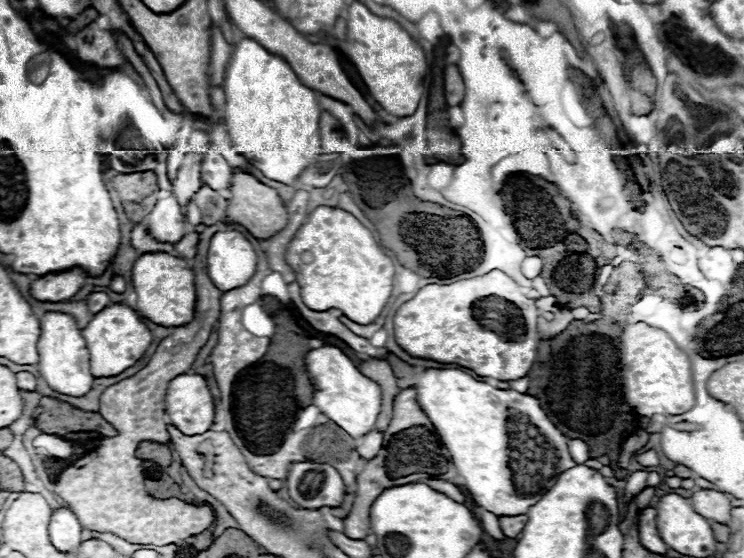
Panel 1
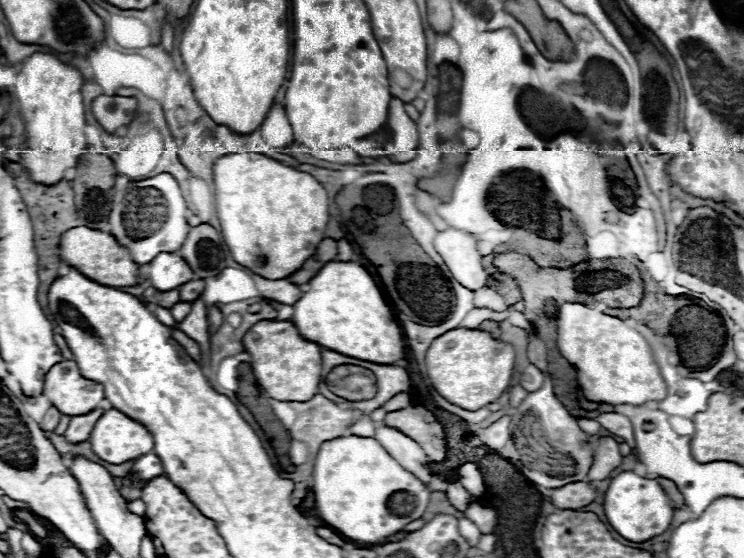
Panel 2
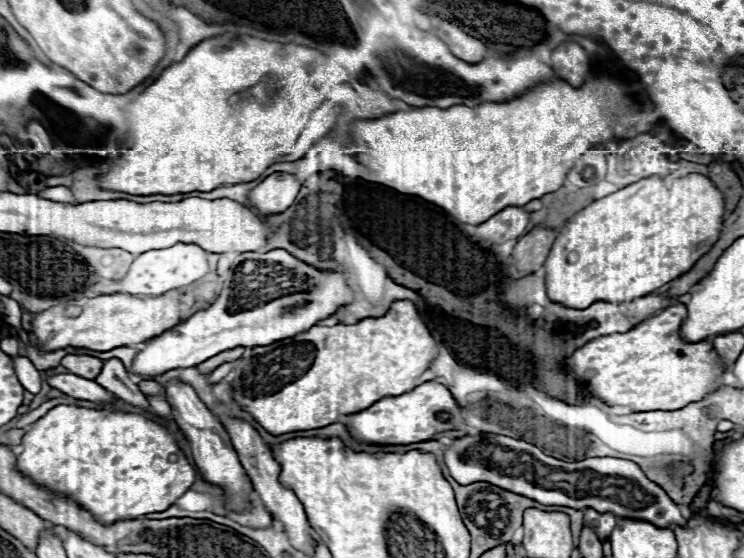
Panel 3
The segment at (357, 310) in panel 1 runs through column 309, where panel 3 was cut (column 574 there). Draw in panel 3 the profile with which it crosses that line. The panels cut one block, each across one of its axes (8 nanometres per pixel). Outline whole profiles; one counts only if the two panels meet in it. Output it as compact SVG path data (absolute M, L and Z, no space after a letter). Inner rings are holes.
M688 174L674 178L670 186L660 176L642 178L606 198L600 198L576 212L568 222L566 230L558 232L556 242L544 262L546 290L550 300L570 308L588 308L594 300L626 302L632 298L646 296L688 272L720 238L724 222L724 196L716 184L702 174Z

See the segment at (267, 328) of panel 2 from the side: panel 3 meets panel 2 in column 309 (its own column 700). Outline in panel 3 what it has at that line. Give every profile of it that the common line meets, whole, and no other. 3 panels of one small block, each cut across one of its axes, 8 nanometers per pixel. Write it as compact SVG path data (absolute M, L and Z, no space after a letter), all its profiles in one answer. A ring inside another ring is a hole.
M684 304L664 308L658 316L628 332L590 340L578 348L566 364L584 384L588 396L608 406L630 406L634 412L684 408L716 392L722 374L728 372L714 352L714 346L706 346L708 340L686 342L682 338L680 328L686 316Z

